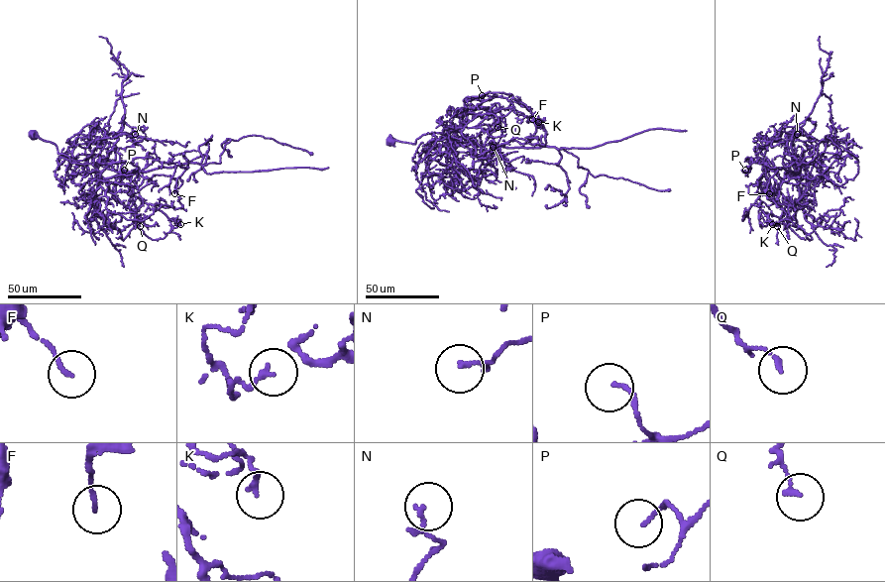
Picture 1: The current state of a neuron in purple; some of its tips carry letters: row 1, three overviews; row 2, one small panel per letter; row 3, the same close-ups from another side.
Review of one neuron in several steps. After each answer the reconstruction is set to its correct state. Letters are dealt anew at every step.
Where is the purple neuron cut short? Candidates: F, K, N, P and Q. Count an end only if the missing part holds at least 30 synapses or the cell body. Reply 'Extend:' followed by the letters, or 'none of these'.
Extend: none of these

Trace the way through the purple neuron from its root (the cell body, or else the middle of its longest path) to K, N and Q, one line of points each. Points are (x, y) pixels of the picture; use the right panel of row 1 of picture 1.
K: (791, 134), (794, 150), (783, 164), (792, 166), (808, 189), (788, 206), (790, 219), (772, 224)
N: (791, 134), (794, 150), (785, 155), (783, 165), (792, 165), (791, 136), (795, 127), (804, 122), (797, 134)
Q: (791, 134), (794, 150), (783, 164), (796, 175), (778, 186), (789, 216), (763, 212), (777, 226)

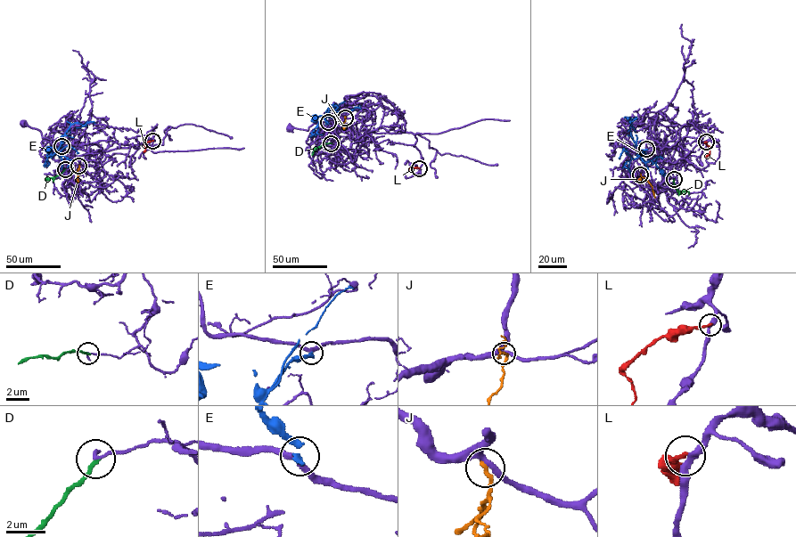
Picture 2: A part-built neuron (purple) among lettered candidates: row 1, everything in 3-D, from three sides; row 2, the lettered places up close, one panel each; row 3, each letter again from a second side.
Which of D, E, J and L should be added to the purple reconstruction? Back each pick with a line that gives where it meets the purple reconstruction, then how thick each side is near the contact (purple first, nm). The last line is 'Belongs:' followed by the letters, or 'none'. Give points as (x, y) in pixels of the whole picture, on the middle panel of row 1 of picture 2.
Belongs: none

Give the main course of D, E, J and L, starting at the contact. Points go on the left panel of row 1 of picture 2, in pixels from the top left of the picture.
D: (65, 169), (45, 181)
E: (61, 146), (58, 150), (70, 125), (94, 123)
J: (78, 166), (77, 183)
L: (152, 140), (144, 145), (143, 151)

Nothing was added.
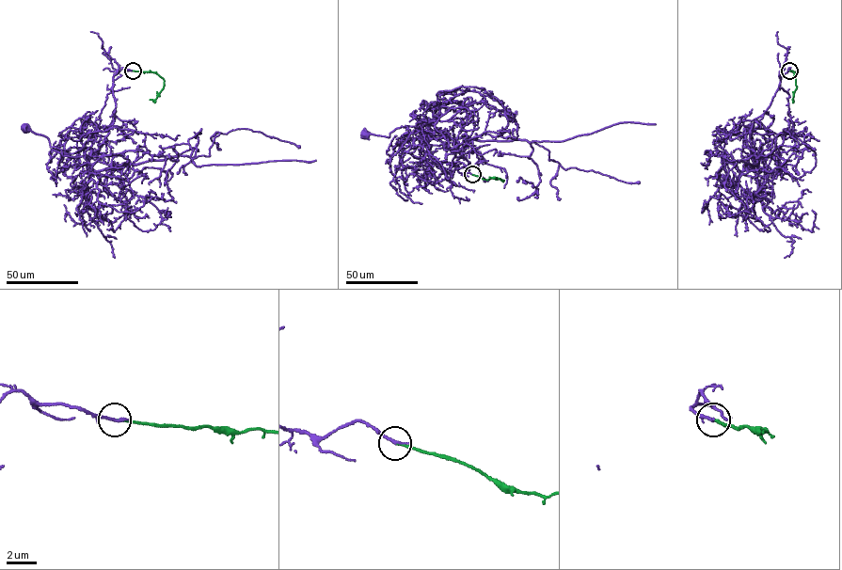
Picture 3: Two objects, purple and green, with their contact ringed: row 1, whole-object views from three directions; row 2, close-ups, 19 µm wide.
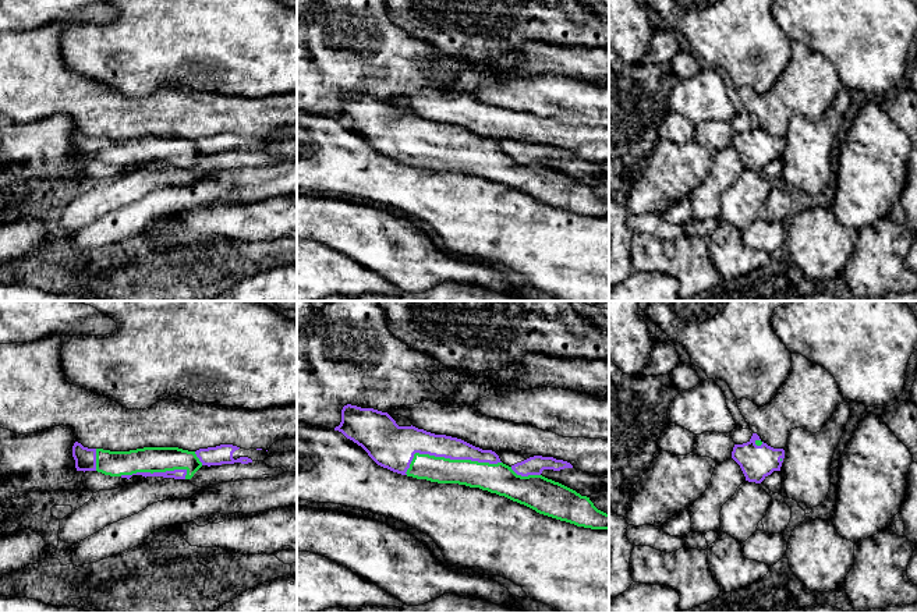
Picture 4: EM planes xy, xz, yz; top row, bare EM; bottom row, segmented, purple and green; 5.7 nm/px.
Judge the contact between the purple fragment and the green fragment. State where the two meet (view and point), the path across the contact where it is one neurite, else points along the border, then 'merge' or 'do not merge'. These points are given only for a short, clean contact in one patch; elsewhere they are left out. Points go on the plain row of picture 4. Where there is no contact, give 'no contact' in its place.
contact xz (448, 145); merge

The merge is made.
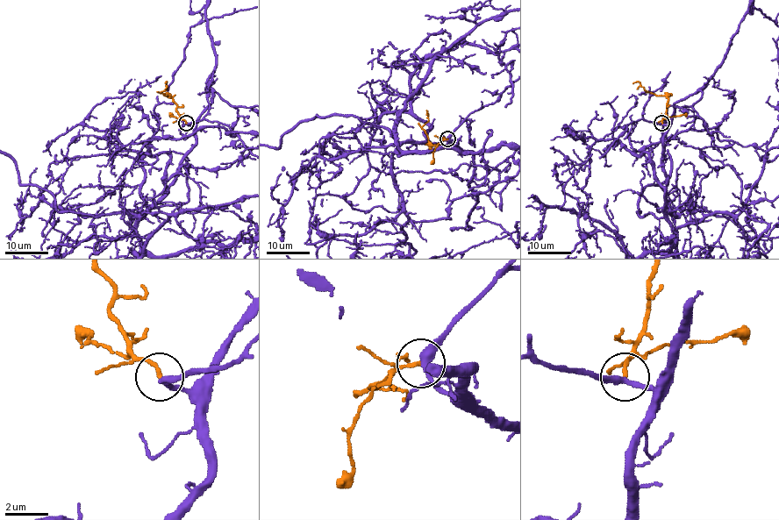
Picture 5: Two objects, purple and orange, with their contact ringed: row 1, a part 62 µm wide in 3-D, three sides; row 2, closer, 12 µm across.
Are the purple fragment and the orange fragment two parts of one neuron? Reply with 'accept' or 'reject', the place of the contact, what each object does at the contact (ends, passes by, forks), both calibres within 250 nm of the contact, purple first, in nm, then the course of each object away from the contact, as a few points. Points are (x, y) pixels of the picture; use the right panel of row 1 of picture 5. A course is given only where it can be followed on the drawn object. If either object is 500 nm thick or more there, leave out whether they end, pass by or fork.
accept; place (661, 123); purple passes by; orange ends; calibres 320 and 180 nm; course purple (661, 124), (668, 128), (662, 160), (666, 215), (657, 218), (638, 212), (641, 193), (670, 173), (662, 128); course orange (661, 123), (668, 99), (643, 88), (639, 81), (633, 82)

